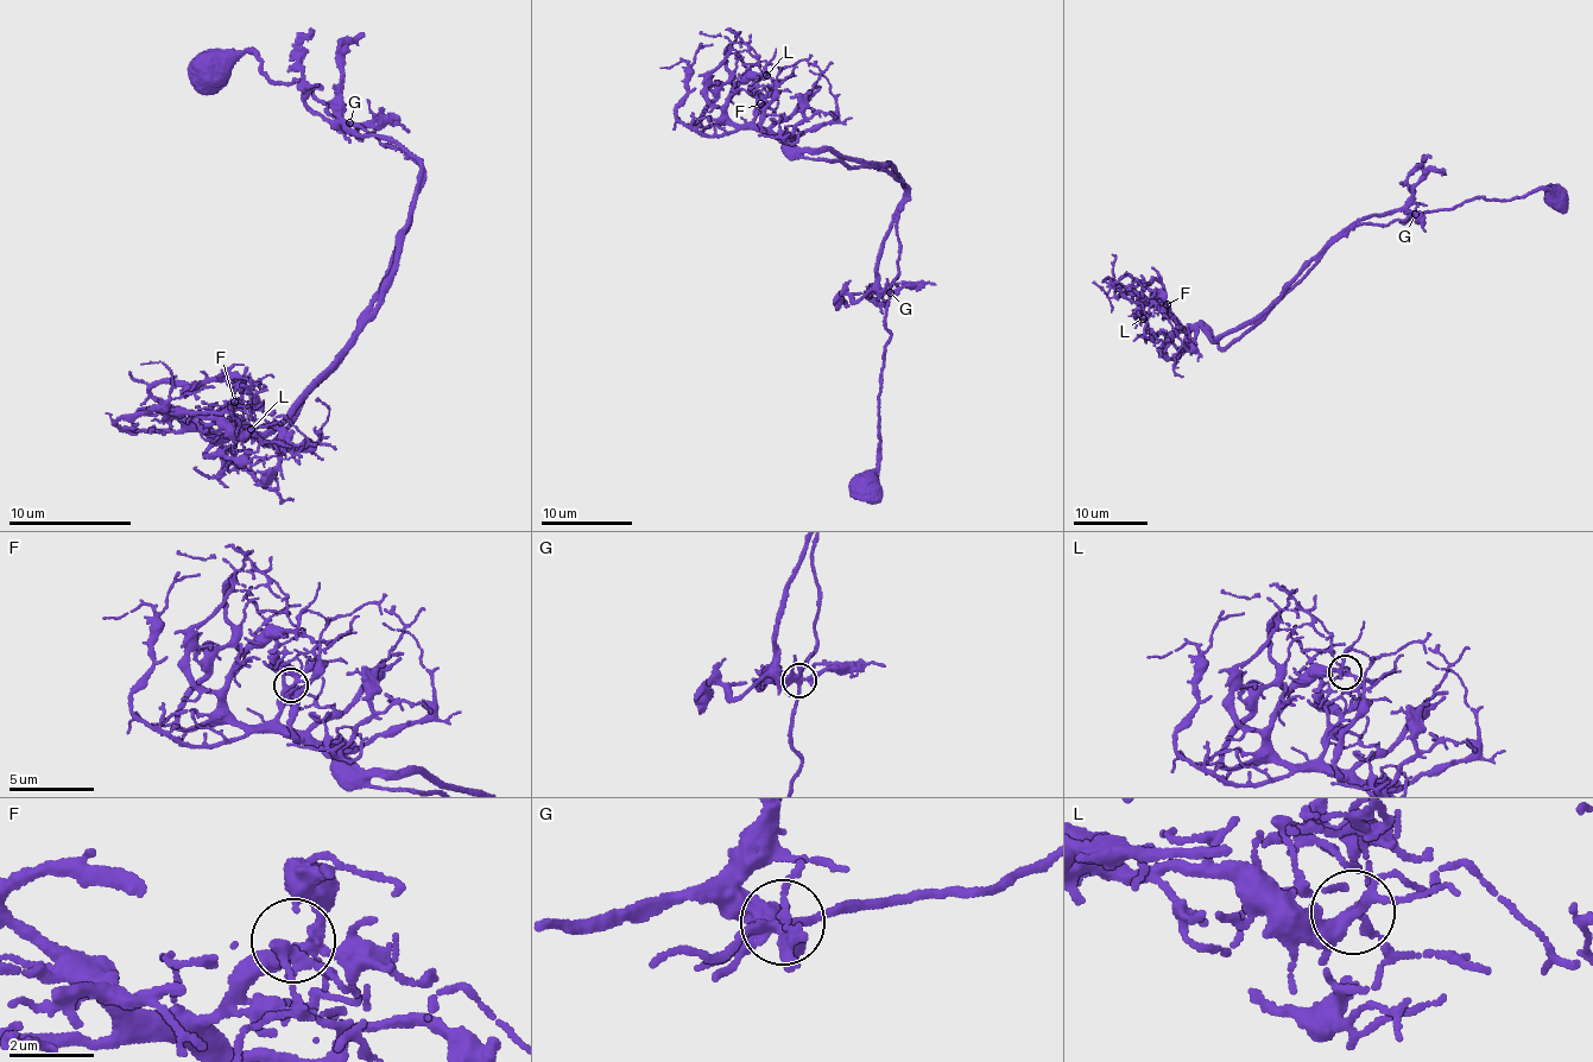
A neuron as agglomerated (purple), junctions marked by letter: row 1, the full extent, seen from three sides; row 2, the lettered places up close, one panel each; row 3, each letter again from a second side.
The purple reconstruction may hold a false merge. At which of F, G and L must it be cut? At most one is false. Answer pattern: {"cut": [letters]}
{"cut": []}

